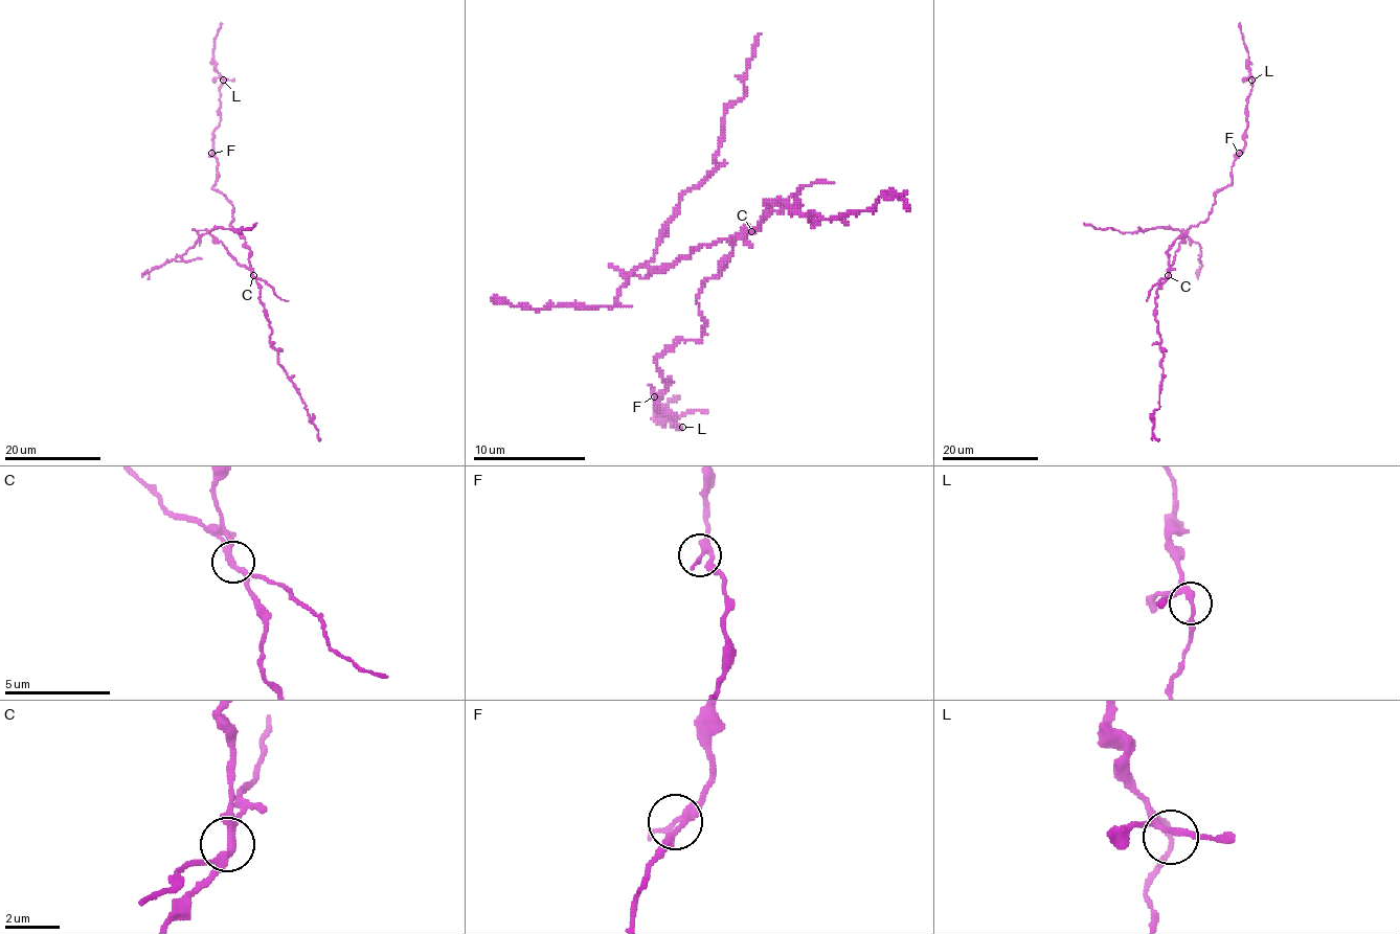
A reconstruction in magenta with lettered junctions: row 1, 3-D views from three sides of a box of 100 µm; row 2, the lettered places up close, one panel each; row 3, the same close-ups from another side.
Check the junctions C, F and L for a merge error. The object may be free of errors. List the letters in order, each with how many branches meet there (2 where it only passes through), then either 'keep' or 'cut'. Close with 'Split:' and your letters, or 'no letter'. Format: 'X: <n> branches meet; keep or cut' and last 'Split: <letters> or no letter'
C: 3 branches meet; cut
F: 3 branches meet; keep
L: 3 branches meet; keep
Split: C

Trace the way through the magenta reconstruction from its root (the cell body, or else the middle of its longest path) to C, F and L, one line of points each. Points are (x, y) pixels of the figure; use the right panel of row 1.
C: (1188, 230), (1168, 250), (1168, 275)
F: (1188, 230), (1209, 217), (1215, 194), (1232, 183), (1232, 166), (1239, 153)
L: (1188, 230), (1209, 217), (1215, 194), (1232, 183), (1233, 163), (1244, 145), (1247, 96), (1251, 89), (1251, 80)

